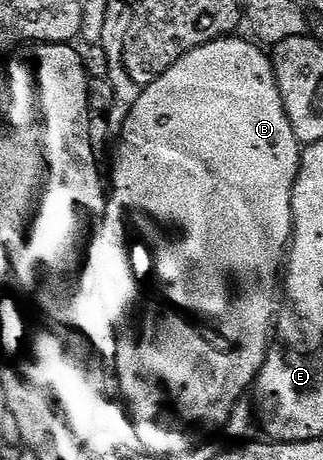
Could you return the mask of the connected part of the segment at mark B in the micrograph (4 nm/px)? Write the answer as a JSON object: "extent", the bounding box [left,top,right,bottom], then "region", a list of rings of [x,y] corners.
{"extent":[109,37,301,340],"region":[[[239,37],[219,38],[216,42],[210,42],[189,52],[181,60],[177,60],[173,68],[159,75],[157,81],[150,82],[148,86],[140,89],[139,99],[122,119],[123,139],[119,142],[119,155],[115,158],[115,171],[112,172],[111,178],[109,174],[109,202],[115,208],[135,210],[135,222],[139,222],[139,226],[147,230],[147,238],[155,242],[159,274],[163,274],[163,282],[167,282],[167,290],[171,290],[171,298],[175,298],[175,302],[183,302],[183,306],[191,306],[191,310],[203,310],[203,314],[211,314],[211,318],[215,318],[215,322],[219,322],[219,326],[227,330],[227,340],[267,340],[267,322],[277,322],[275,281],[278,278],[280,281],[281,263],[293,238],[291,197],[295,195],[295,181],[299,178],[301,143],[293,132],[293,124],[285,110],[283,97],[279,94],[275,67],[268,51],[254,41],[246,42]]]}

